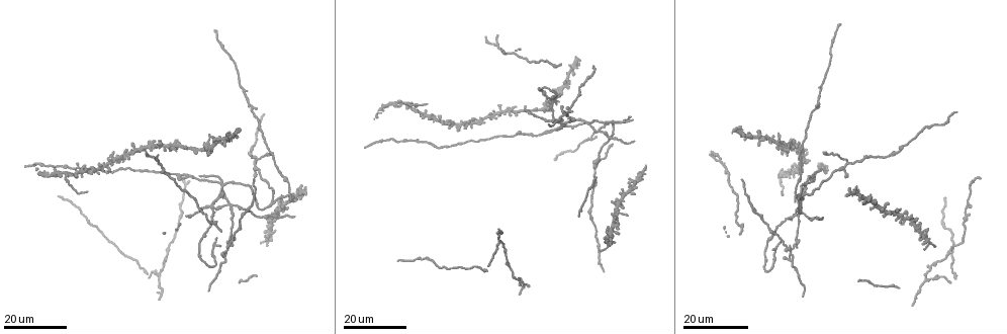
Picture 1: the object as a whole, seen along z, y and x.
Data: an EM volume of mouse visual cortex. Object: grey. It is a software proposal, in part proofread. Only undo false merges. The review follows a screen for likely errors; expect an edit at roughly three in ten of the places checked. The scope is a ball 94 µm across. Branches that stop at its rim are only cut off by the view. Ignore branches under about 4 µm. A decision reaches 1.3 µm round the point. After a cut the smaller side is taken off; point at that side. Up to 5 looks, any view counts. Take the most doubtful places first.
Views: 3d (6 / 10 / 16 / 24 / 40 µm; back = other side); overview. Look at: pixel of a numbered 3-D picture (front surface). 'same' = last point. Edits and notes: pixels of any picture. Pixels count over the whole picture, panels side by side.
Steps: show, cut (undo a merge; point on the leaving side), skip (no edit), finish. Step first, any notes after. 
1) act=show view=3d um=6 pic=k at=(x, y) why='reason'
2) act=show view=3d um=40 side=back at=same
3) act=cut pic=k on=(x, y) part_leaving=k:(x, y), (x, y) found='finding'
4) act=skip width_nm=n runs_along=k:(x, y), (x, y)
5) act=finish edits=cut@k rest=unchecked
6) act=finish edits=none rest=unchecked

act=show view=3d um=24 pic=1 at=(221, 183) why='four or more arms meet'

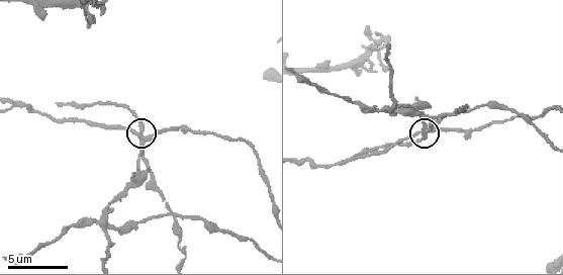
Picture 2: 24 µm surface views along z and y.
act=show view=3d um=10 pic=2 at=(143, 137)

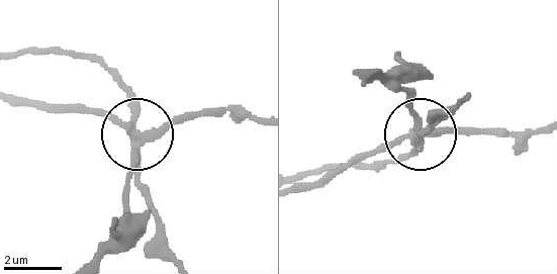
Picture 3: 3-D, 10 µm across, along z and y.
act=cut pic=3 on=(127, 94) arms=5 found='two neurons meet here'

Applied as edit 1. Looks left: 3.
act=show view=overview

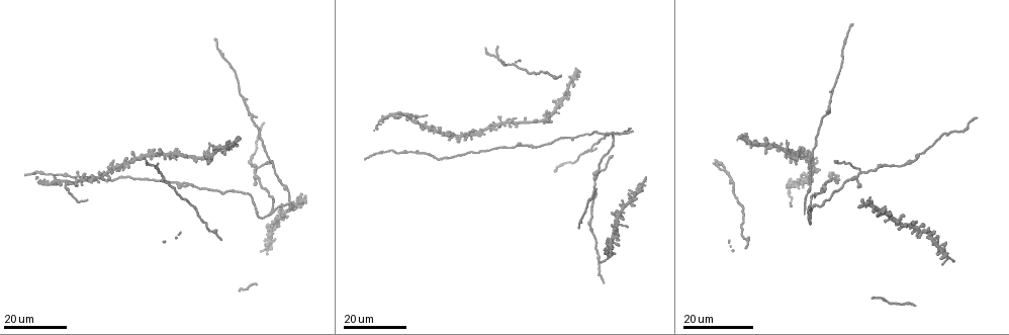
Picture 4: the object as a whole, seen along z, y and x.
act=show view=3d um=16 pic=4 at=(66, 181) why='three-way junction'

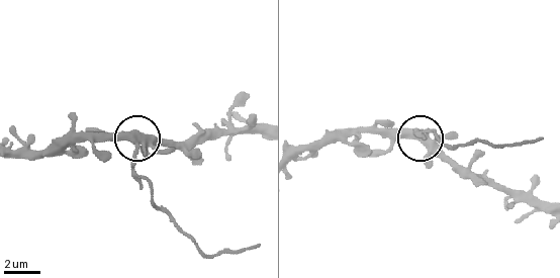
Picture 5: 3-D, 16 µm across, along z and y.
act=show view=3d um=10 pic=5 at=(136, 142)

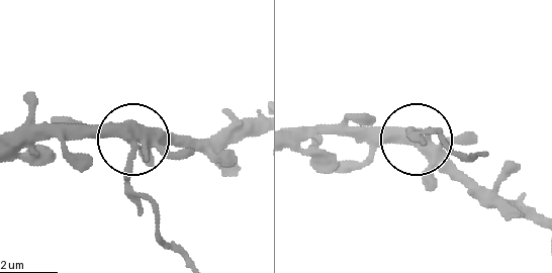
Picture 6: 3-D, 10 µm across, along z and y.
act=cut pic=6 on=(154, 201) arms=3 part_leaving=6:(126, 169), (163, 239), (189, 261) found='a second neuron is stuck on'

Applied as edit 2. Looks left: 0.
act=finish edits=cut@3,cut@6 rest=unchecked

